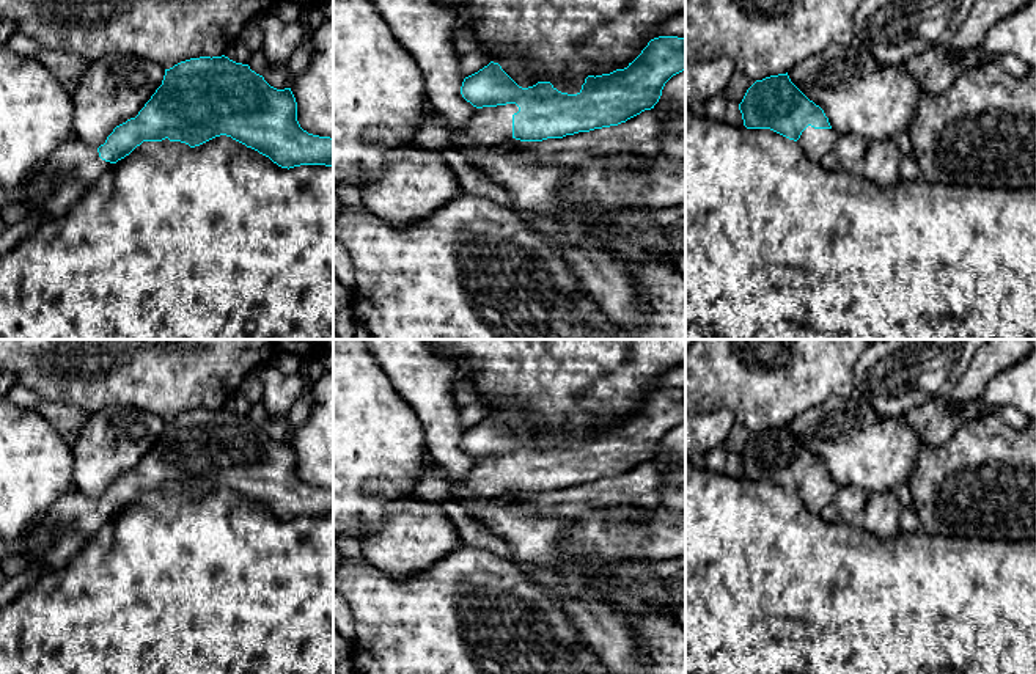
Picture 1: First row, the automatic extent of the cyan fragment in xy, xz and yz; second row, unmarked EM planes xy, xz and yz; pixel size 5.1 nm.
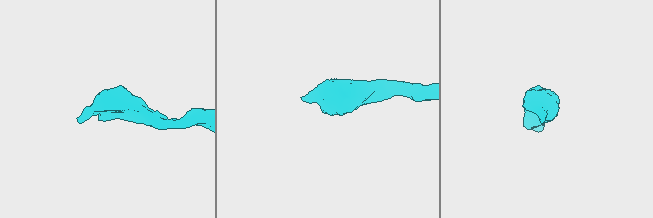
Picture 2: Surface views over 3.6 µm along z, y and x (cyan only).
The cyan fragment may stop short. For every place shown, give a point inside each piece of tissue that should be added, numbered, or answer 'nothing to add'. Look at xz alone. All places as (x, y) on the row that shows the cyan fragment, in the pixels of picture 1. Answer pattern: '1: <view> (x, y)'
1: xz (489, 124)

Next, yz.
1: yz (815, 143)

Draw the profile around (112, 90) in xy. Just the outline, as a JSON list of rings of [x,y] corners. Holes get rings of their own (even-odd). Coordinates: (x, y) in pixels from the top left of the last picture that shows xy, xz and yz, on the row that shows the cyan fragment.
[[[110,55],[88,64],[71,91],[74,104],[74,137],[91,148],[105,143],[113,129],[135,118],[162,85],[165,68],[137,55]]]

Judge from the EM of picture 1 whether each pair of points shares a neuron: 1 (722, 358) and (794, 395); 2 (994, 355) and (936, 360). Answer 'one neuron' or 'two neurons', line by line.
1: one neuron
2: two neurons

